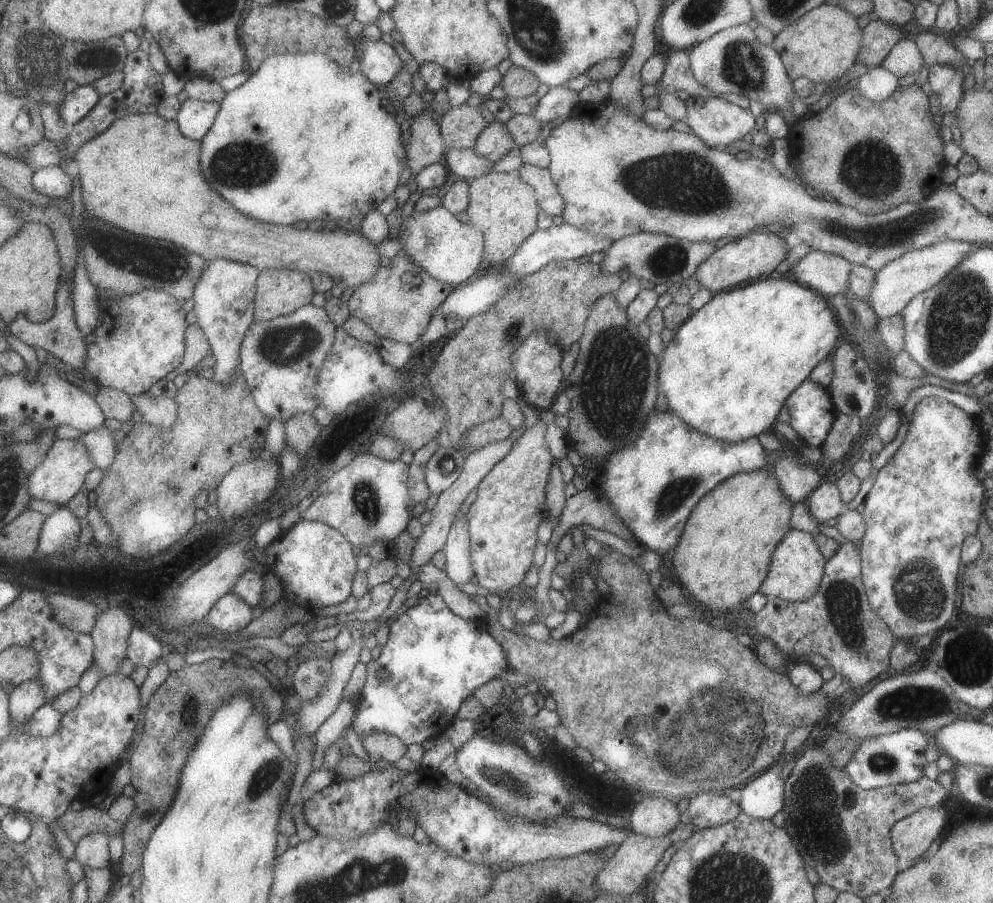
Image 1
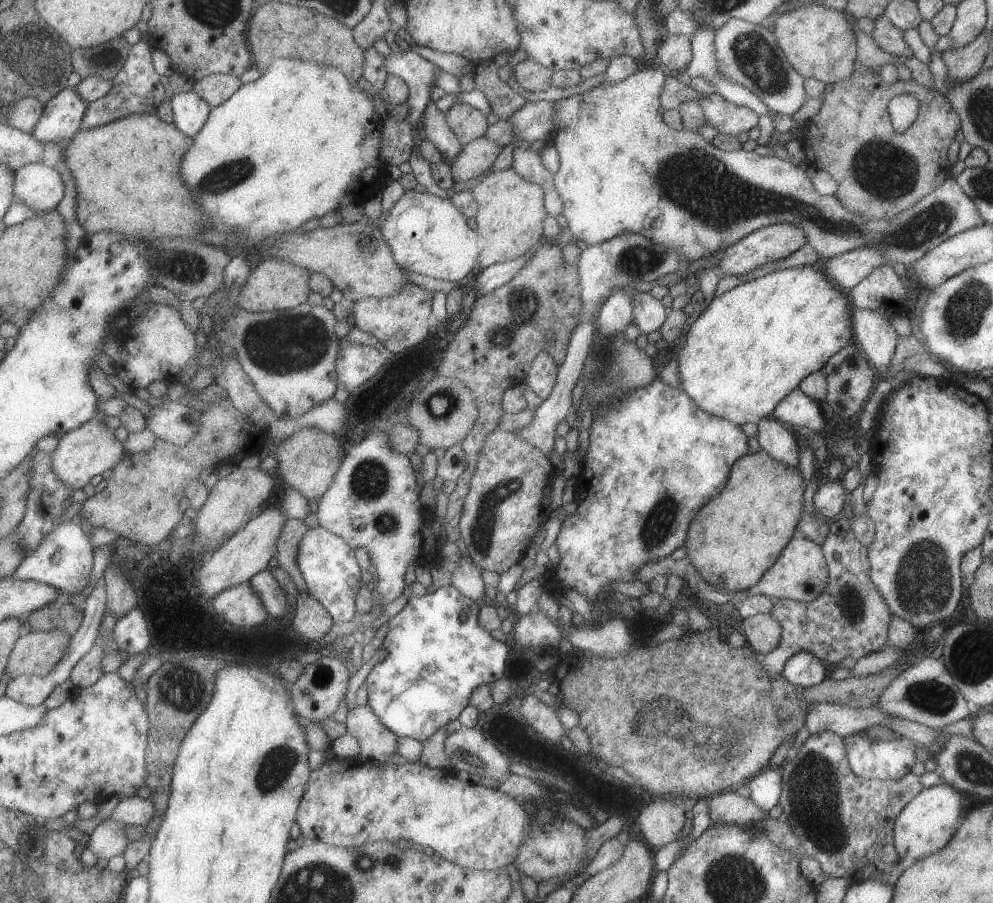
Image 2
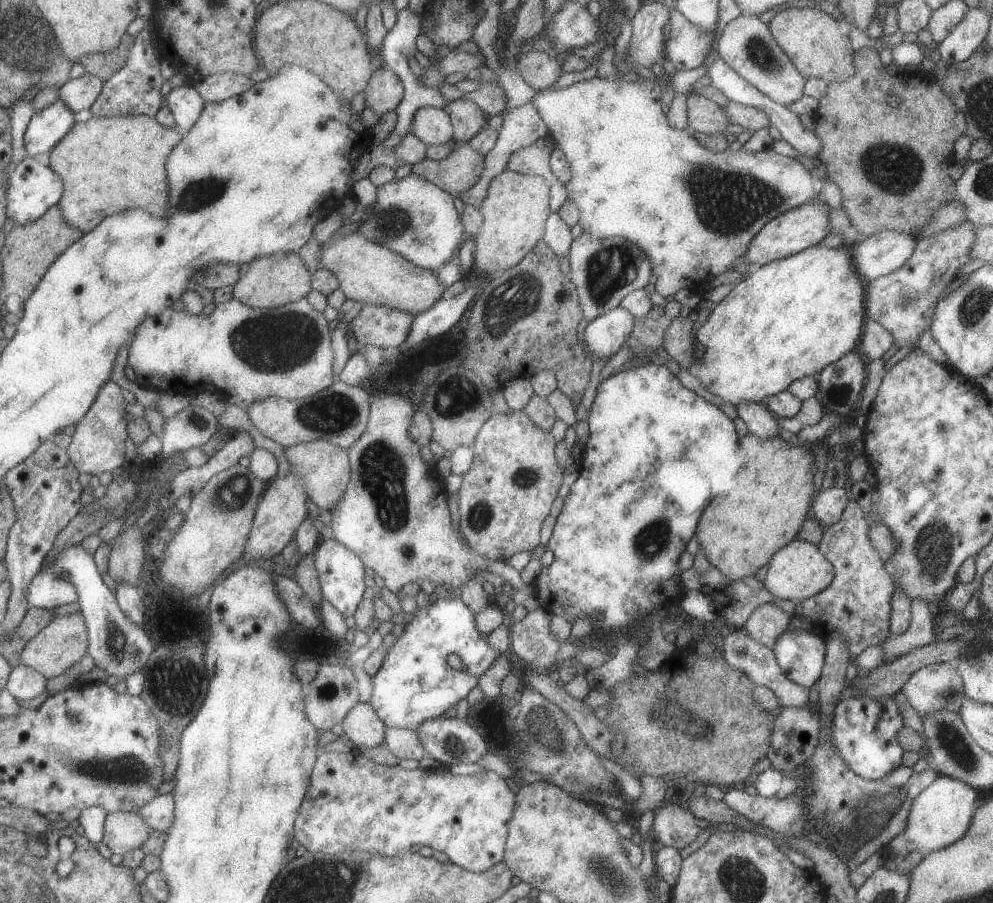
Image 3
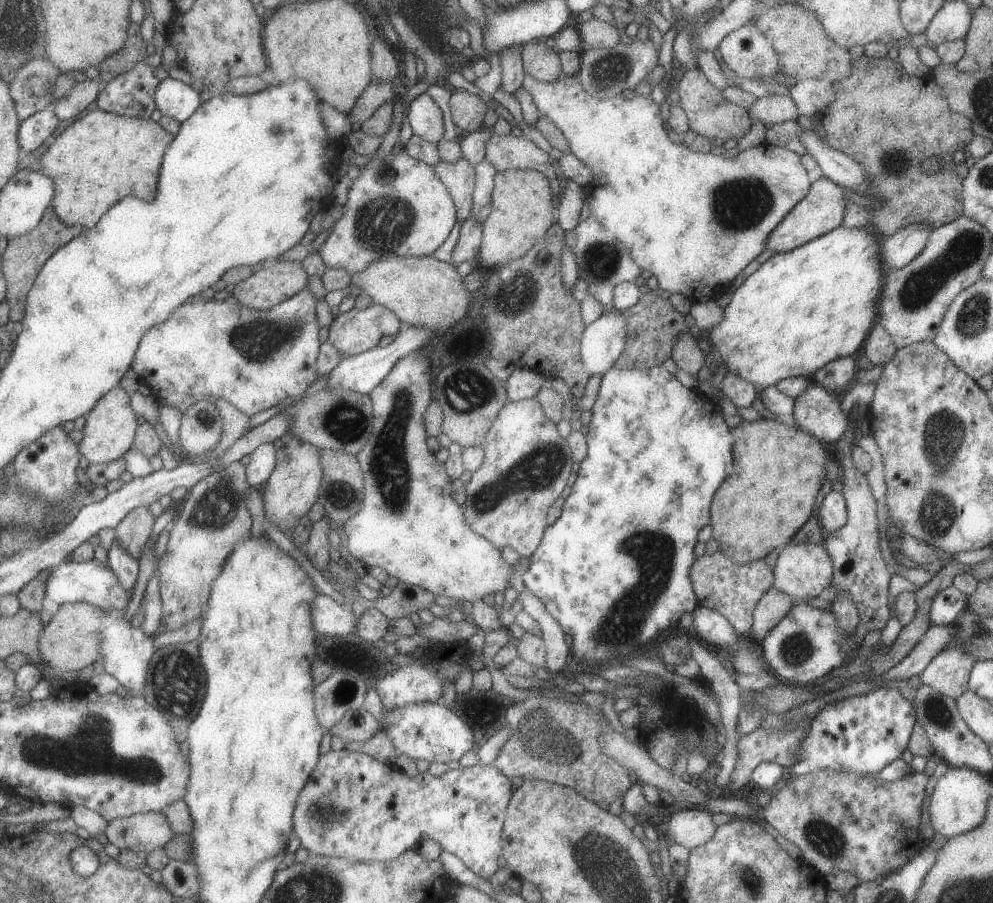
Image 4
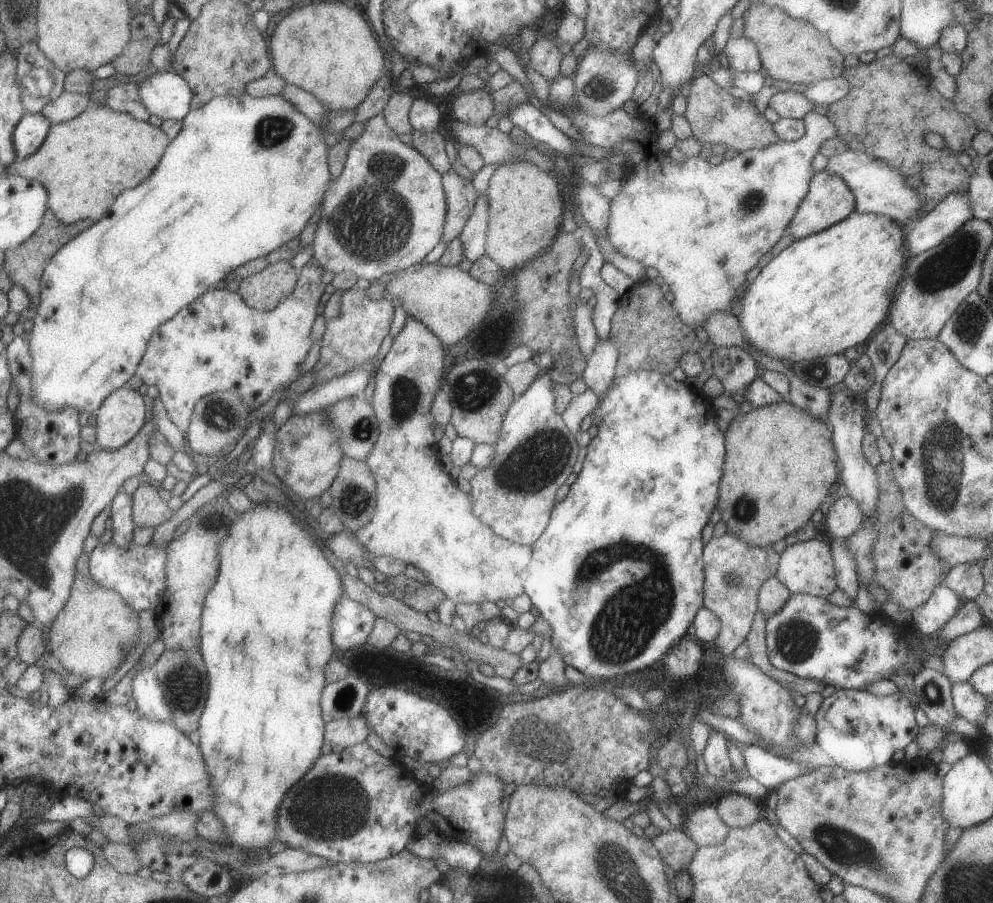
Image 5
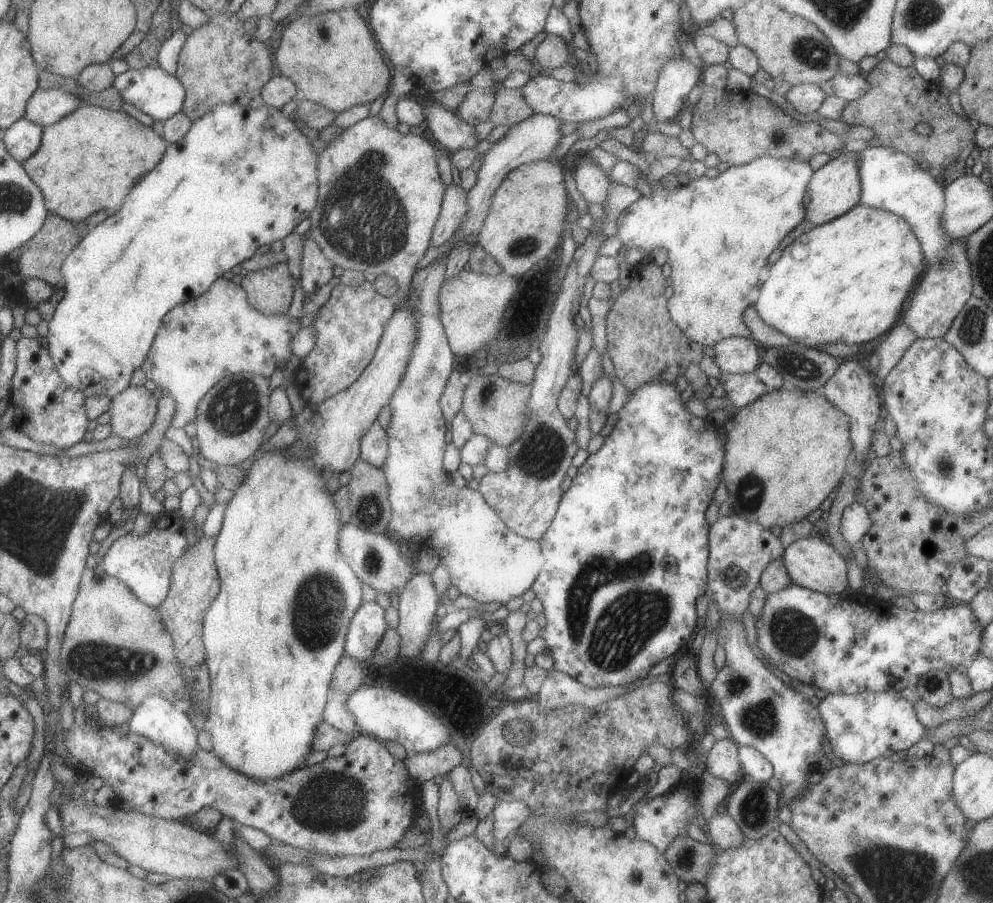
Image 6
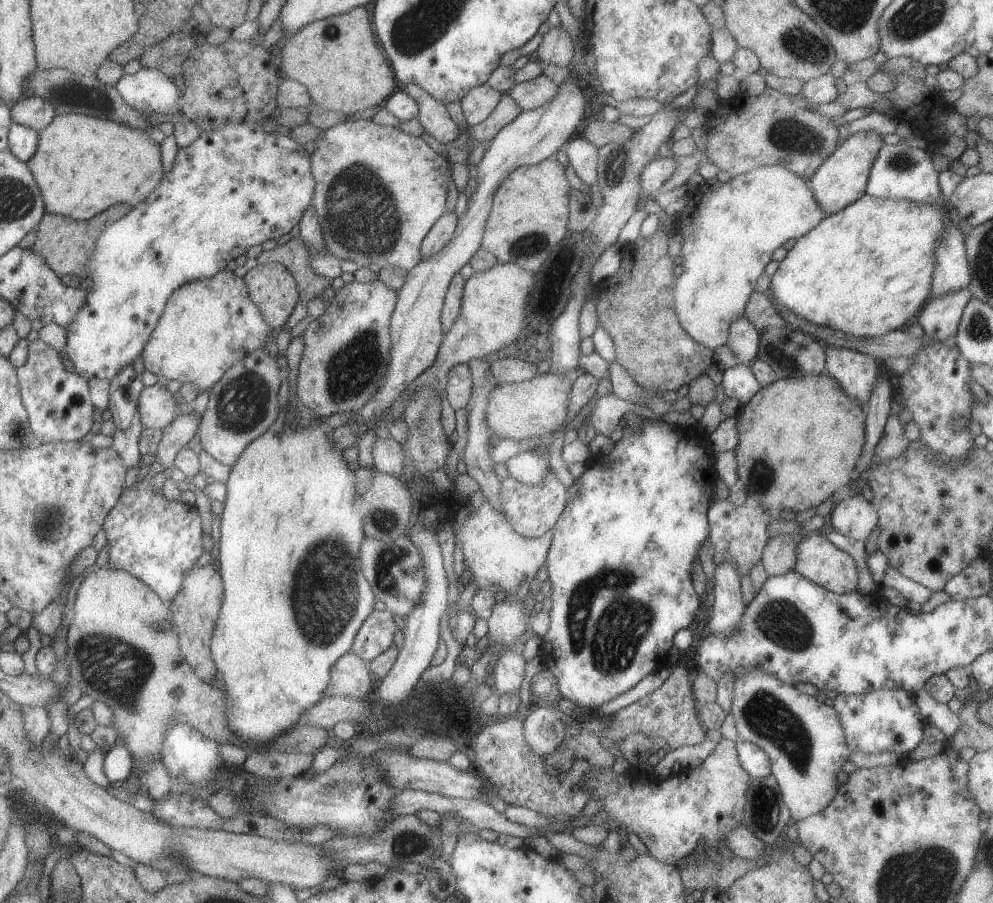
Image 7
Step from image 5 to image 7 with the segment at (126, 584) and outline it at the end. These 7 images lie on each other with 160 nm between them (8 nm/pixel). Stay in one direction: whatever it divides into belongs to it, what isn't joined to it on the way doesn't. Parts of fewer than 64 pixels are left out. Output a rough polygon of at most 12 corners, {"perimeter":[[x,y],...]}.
{"perimeter":[[126,488],[102,524],[107,564],[169,604],[201,556],[197,509]]}

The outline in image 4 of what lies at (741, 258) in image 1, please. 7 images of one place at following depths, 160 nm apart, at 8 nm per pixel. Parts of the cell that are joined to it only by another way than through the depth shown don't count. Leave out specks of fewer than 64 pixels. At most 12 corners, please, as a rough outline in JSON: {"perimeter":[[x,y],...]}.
{"perimeter":[[819,177],[768,234],[784,253],[842,224],[842,187]]}

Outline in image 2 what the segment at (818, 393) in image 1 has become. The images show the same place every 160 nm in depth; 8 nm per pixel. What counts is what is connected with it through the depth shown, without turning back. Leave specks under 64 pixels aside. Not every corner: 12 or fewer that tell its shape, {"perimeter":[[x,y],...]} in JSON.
{"perimeter":[[793,389],[771,416],[816,433],[825,424],[818,402]]}

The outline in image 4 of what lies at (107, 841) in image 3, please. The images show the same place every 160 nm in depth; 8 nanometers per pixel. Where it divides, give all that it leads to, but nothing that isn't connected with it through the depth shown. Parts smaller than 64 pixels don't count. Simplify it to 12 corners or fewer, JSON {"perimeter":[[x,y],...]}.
{"perimeter":[[161,811],[116,818],[105,829],[119,850],[146,854],[175,834]]}

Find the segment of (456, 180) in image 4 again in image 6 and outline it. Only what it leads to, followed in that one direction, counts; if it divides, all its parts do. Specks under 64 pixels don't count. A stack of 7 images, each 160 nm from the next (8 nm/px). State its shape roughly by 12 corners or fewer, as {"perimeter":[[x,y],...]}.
{"perimeter":[[445,187],[430,246],[445,244],[466,213],[466,191]]}

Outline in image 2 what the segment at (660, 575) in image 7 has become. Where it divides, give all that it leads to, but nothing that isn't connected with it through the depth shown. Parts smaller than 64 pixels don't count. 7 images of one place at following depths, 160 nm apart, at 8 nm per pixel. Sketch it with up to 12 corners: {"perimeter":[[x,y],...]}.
{"perimeter":[[659,375],[588,421],[544,593],[595,609],[747,454]]}

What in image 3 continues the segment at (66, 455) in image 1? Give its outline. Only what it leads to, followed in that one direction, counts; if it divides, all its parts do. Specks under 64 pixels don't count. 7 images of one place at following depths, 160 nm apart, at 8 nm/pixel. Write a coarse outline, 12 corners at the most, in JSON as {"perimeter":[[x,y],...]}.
{"perimeter":[[105,382],[65,450],[78,473],[123,467],[128,415]]}

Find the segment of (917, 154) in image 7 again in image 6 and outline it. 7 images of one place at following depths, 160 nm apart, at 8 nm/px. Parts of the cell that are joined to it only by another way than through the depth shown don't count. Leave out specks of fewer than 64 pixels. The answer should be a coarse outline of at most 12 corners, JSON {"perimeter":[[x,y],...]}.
{"perimeter":[[856,152],[859,204],[909,223],[925,266],[952,243],[944,188],[904,152]]}

